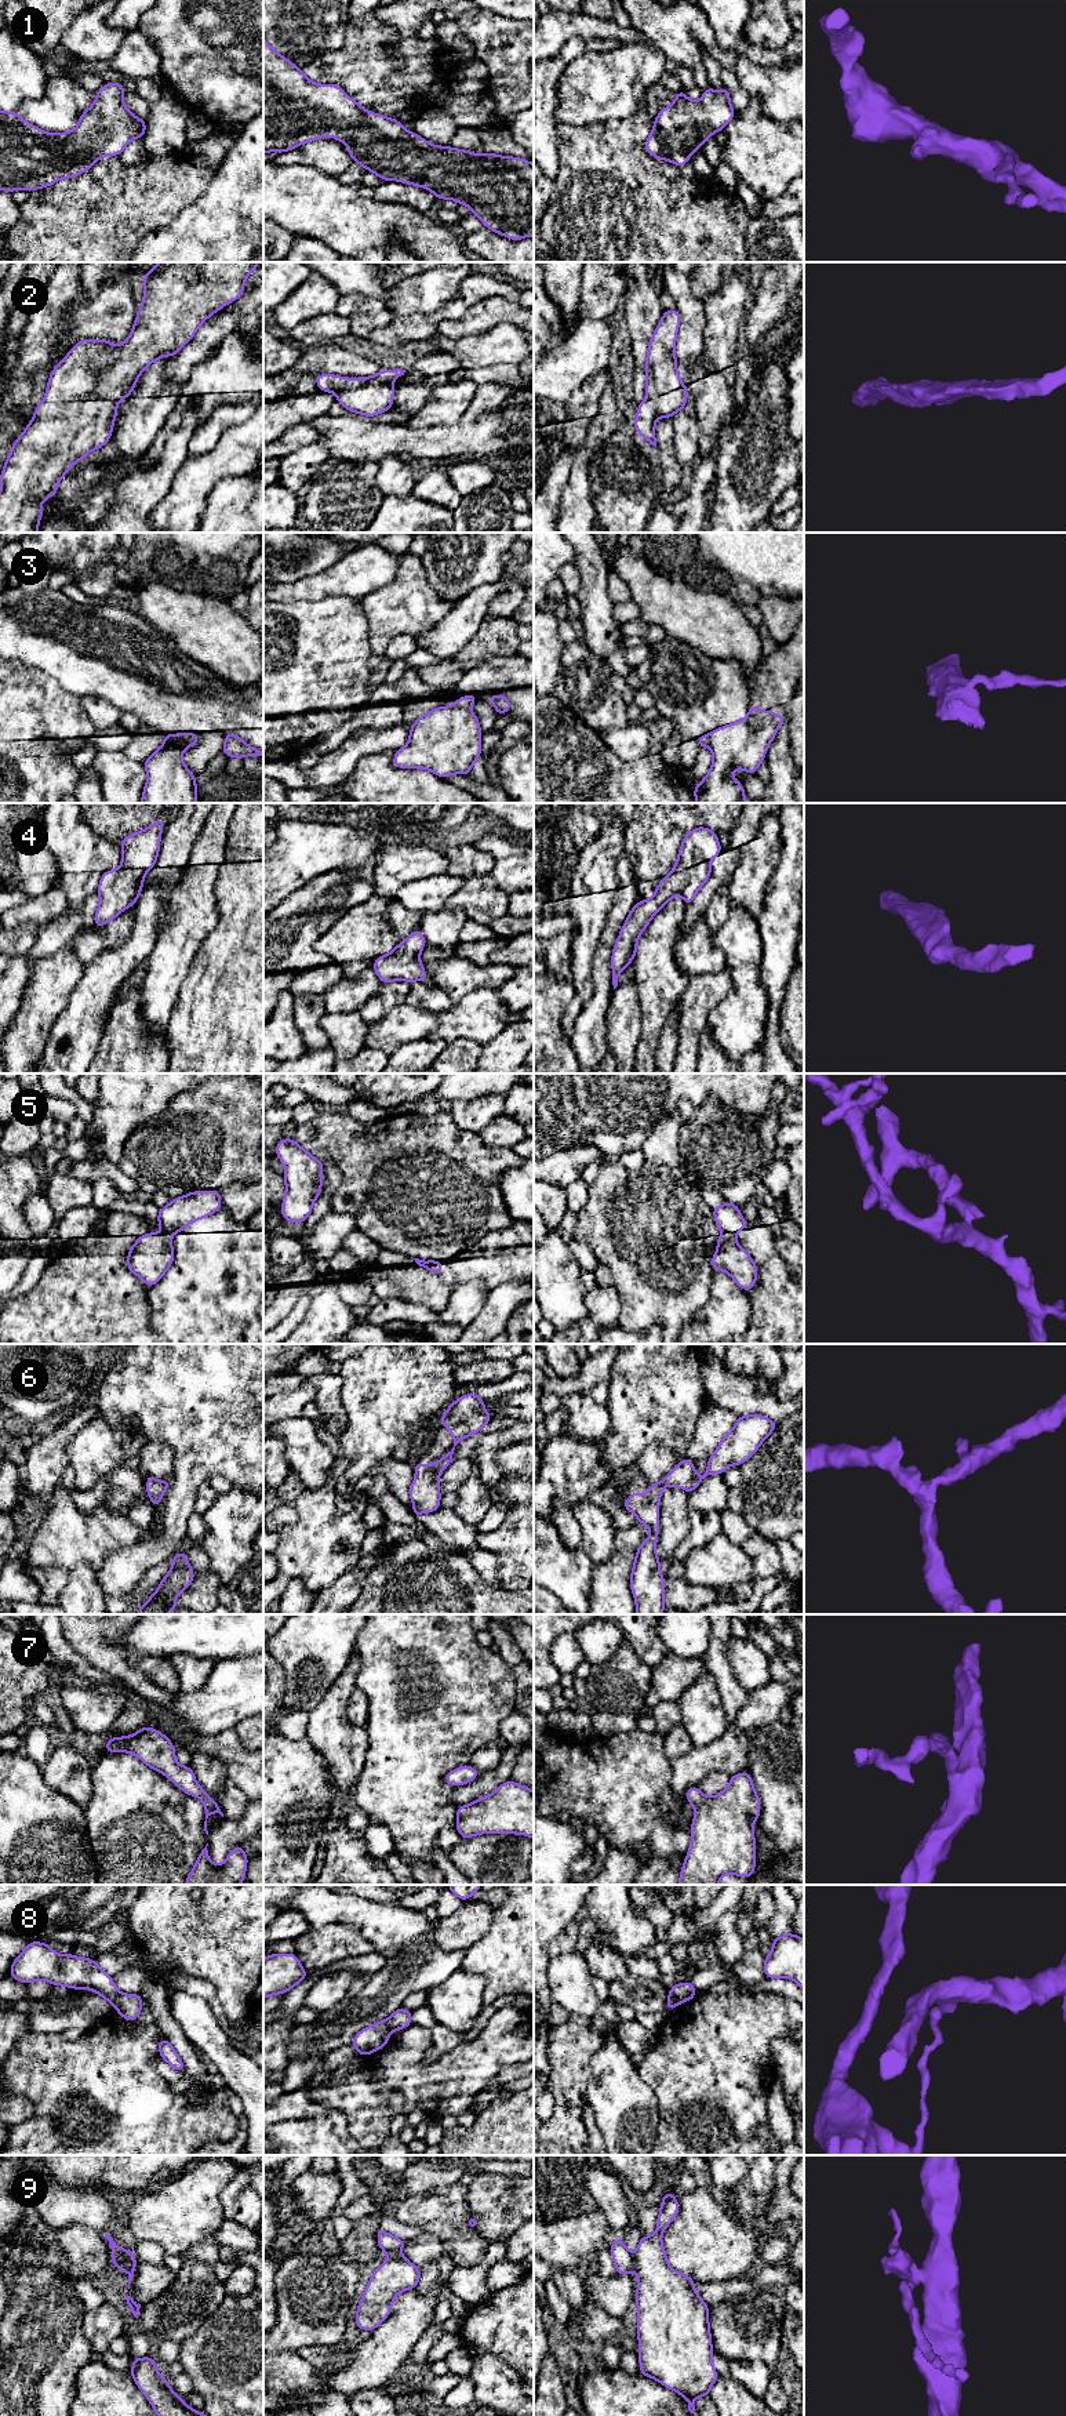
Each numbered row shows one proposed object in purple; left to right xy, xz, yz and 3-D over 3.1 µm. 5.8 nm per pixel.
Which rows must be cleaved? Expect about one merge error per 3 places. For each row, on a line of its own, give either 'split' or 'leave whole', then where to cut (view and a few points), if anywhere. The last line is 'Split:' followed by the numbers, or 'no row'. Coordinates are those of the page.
1: leave whole | no cut
2: leave whole | no cut
3: split | xz (453, 705), (469, 709)
4: leave whole | no cut
5: split | yz (723, 1232), (734, 1235)
6: leave whole | no cut
7: leave whole | no cut
8: split | xy (119, 1993), (113, 2005)
9: split | yz (633, 2255), (635, 2269)
Split: 3, 5, 8, 9

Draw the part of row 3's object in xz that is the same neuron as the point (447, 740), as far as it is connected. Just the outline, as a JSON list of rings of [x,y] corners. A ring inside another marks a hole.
[[[439,706],[422,715],[410,727],[408,744],[394,752],[397,769],[426,769],[441,778],[451,774],[470,775],[473,763],[481,756],[481,727],[467,708]]]

